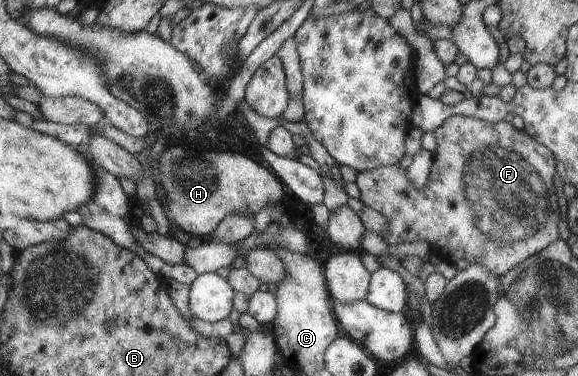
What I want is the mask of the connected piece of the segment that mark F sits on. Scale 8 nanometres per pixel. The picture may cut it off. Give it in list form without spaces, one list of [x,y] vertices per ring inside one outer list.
[[[451,115],[442,122],[442,124],[434,129],[437,150],[434,153],[434,160],[430,167],[427,183],[423,189],[417,189],[415,185],[409,183],[407,179],[407,170],[405,165],[387,165],[381,166],[372,170],[358,172],[356,175],[356,184],[359,186],[361,201],[367,206],[371,207],[385,215],[389,219],[389,227],[385,231],[381,231],[379,236],[388,243],[389,246],[398,246],[404,243],[414,243],[417,241],[427,241],[434,251],[434,254],[441,259],[447,261],[457,267],[458,270],[463,270],[470,265],[479,263],[483,265],[489,273],[493,275],[506,274],[511,268],[518,266],[519,263],[530,258],[531,255],[538,254],[539,251],[545,250],[555,240],[559,239],[559,197],[553,191],[555,185],[555,171],[557,171],[557,162],[555,155],[547,149],[542,143],[536,139],[531,139],[530,135],[523,130],[516,129],[511,122],[504,121],[502,118],[497,123],[489,123],[488,121],[481,121],[480,119],[473,119],[472,117],[461,117],[461,115]]]

